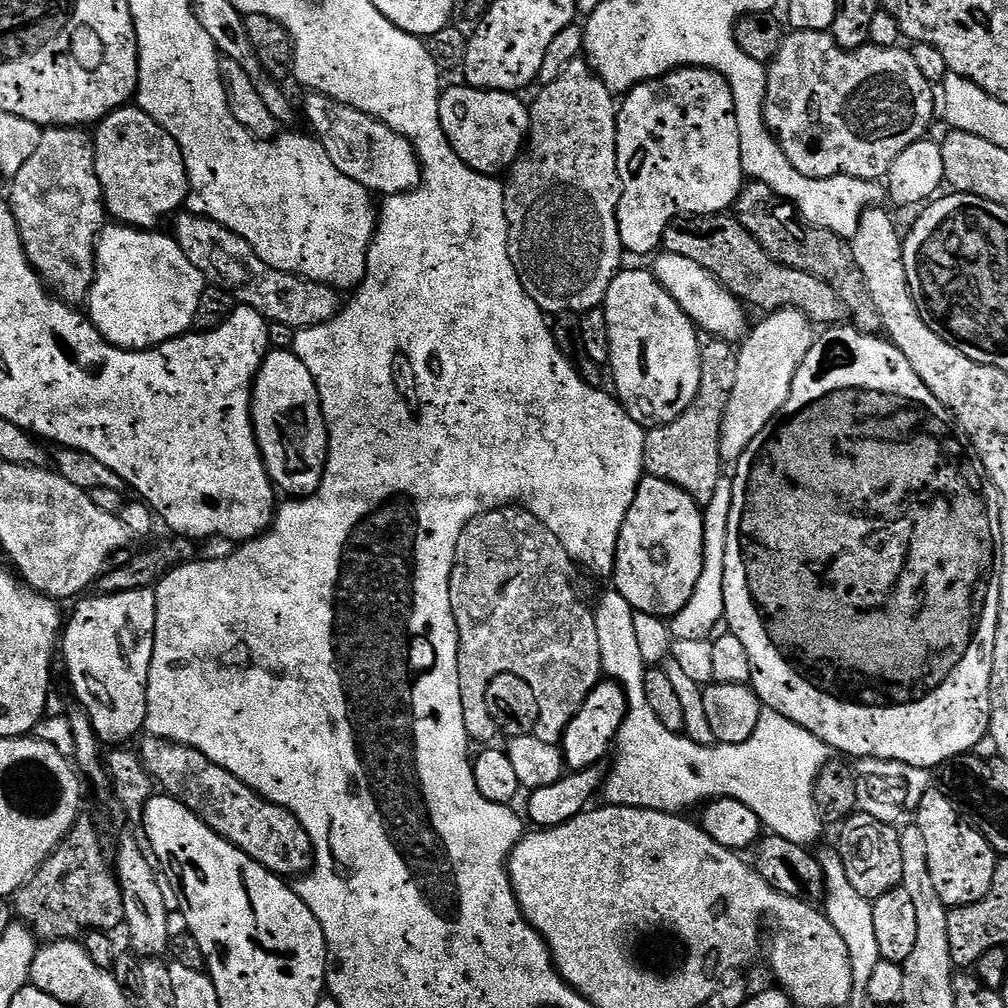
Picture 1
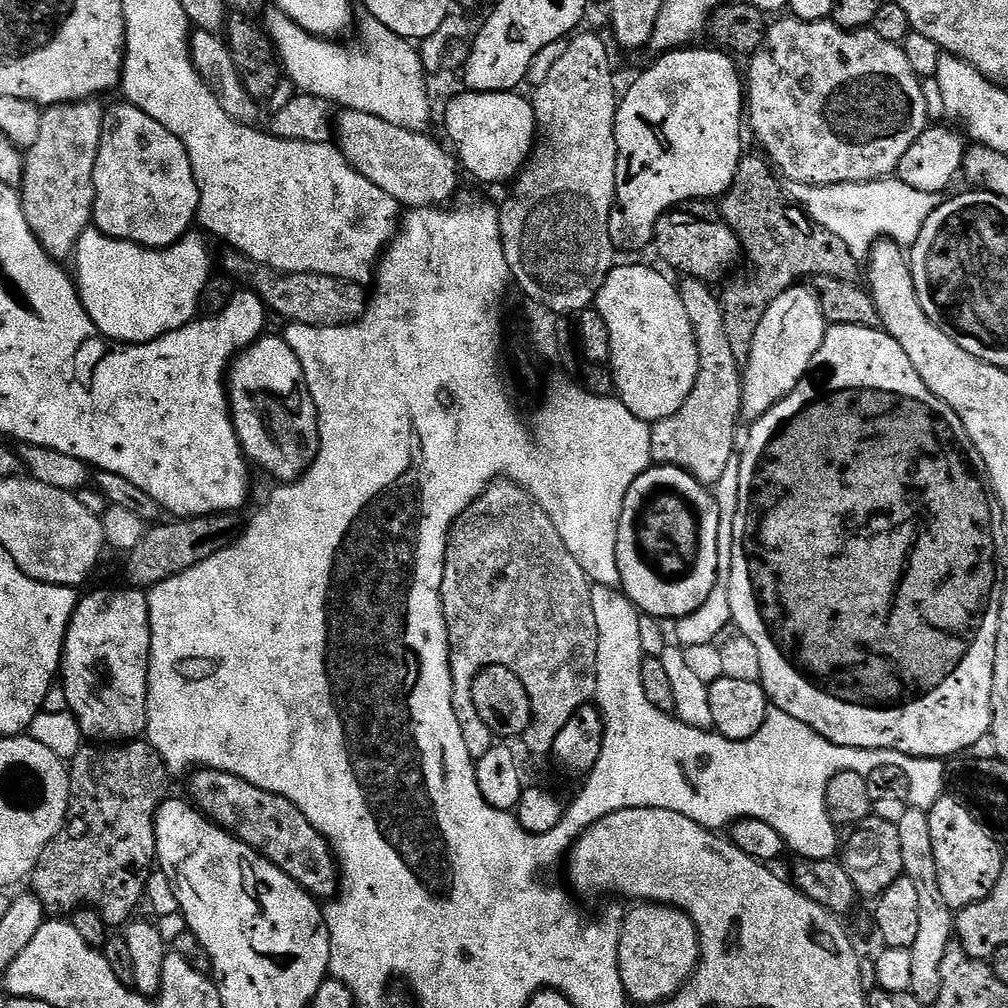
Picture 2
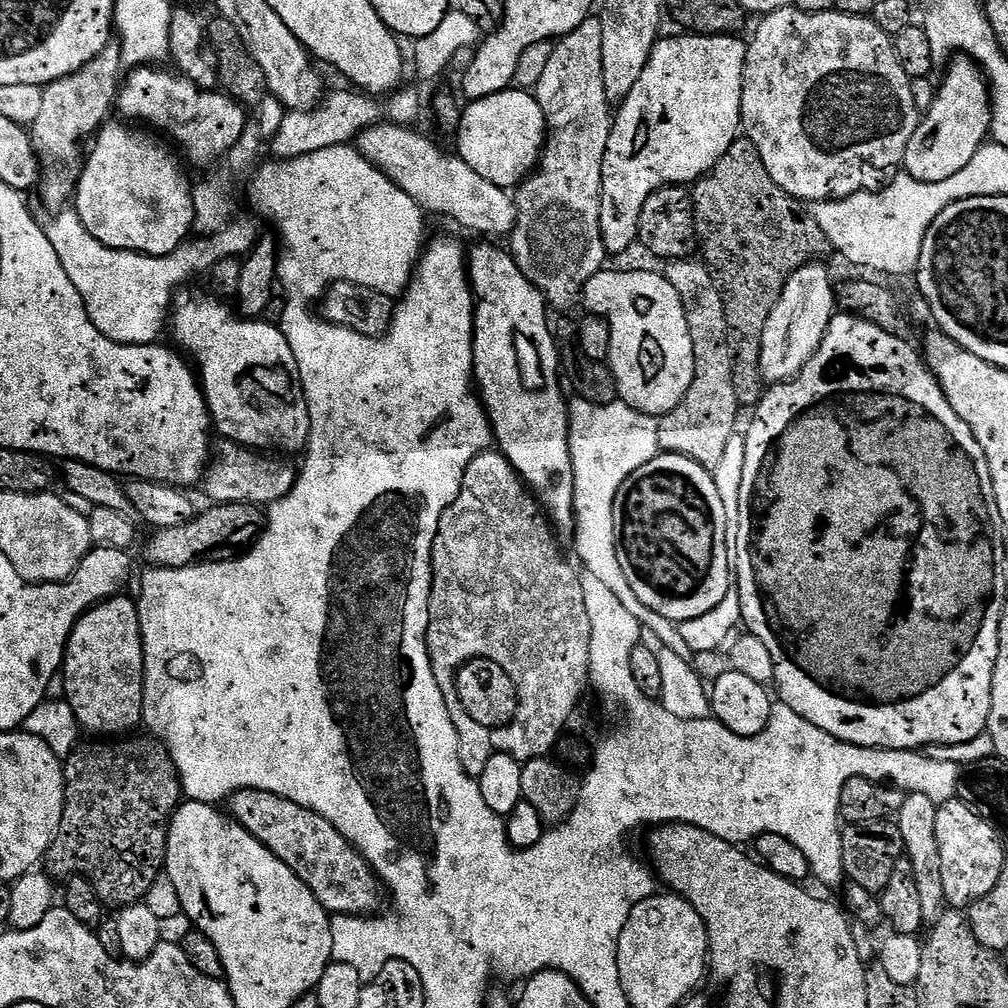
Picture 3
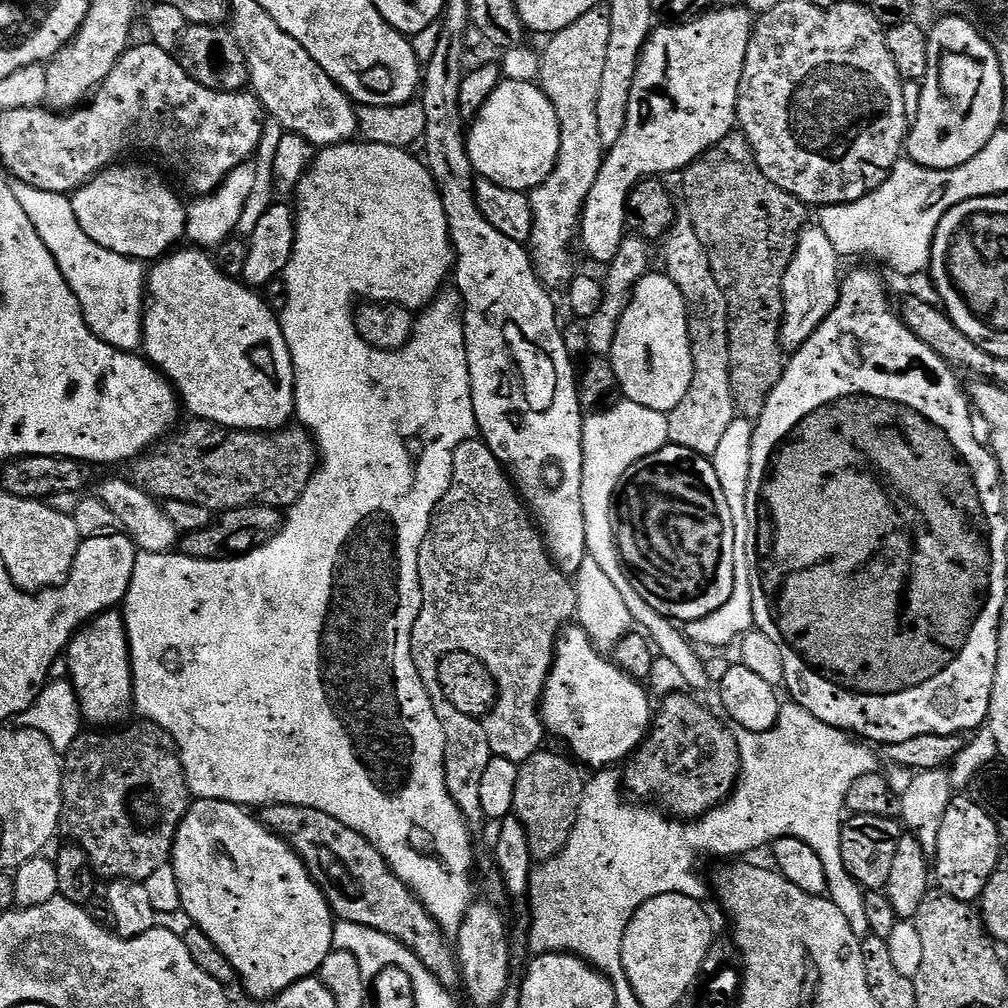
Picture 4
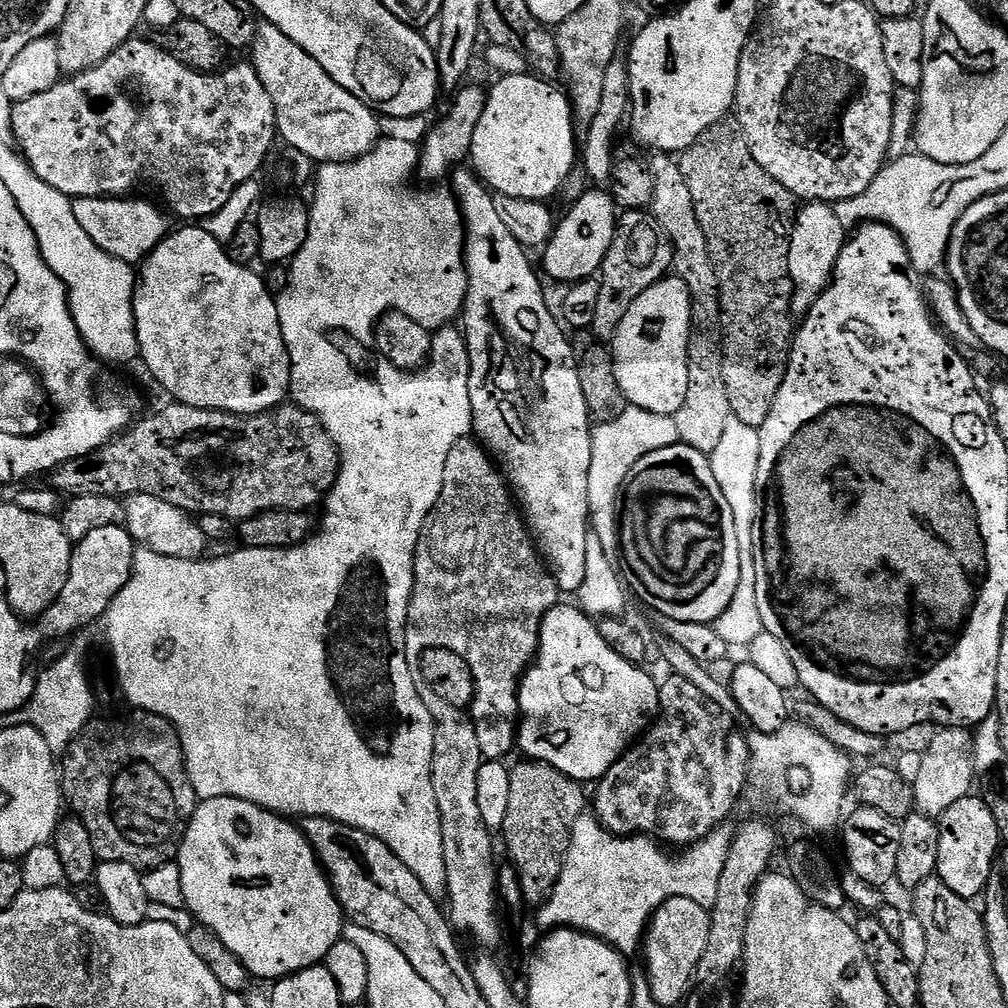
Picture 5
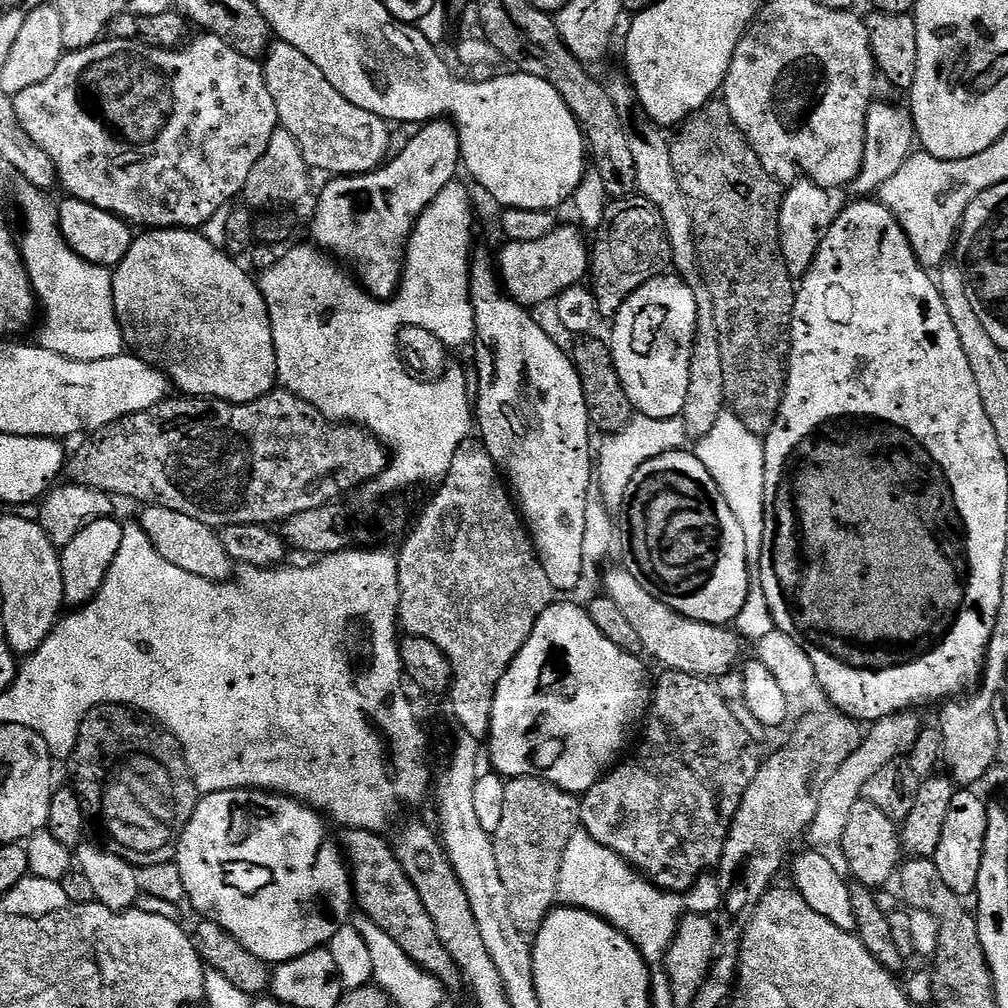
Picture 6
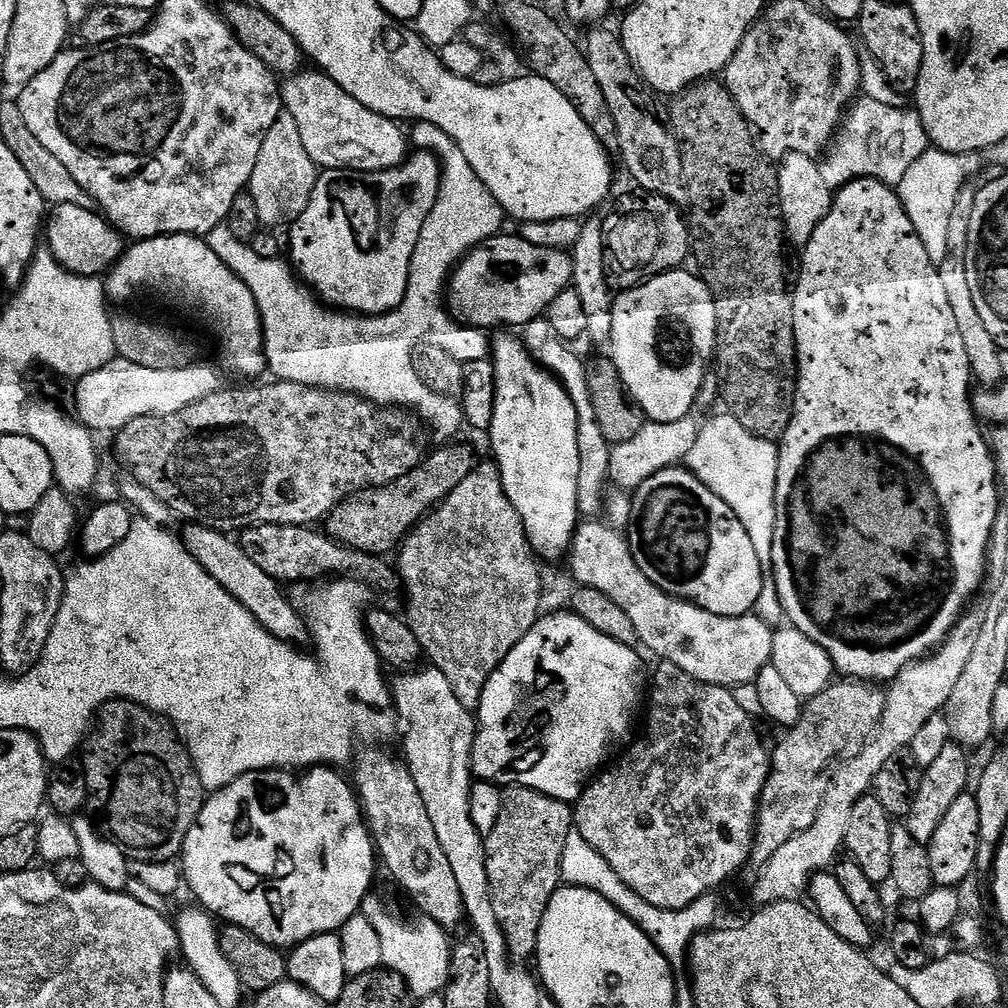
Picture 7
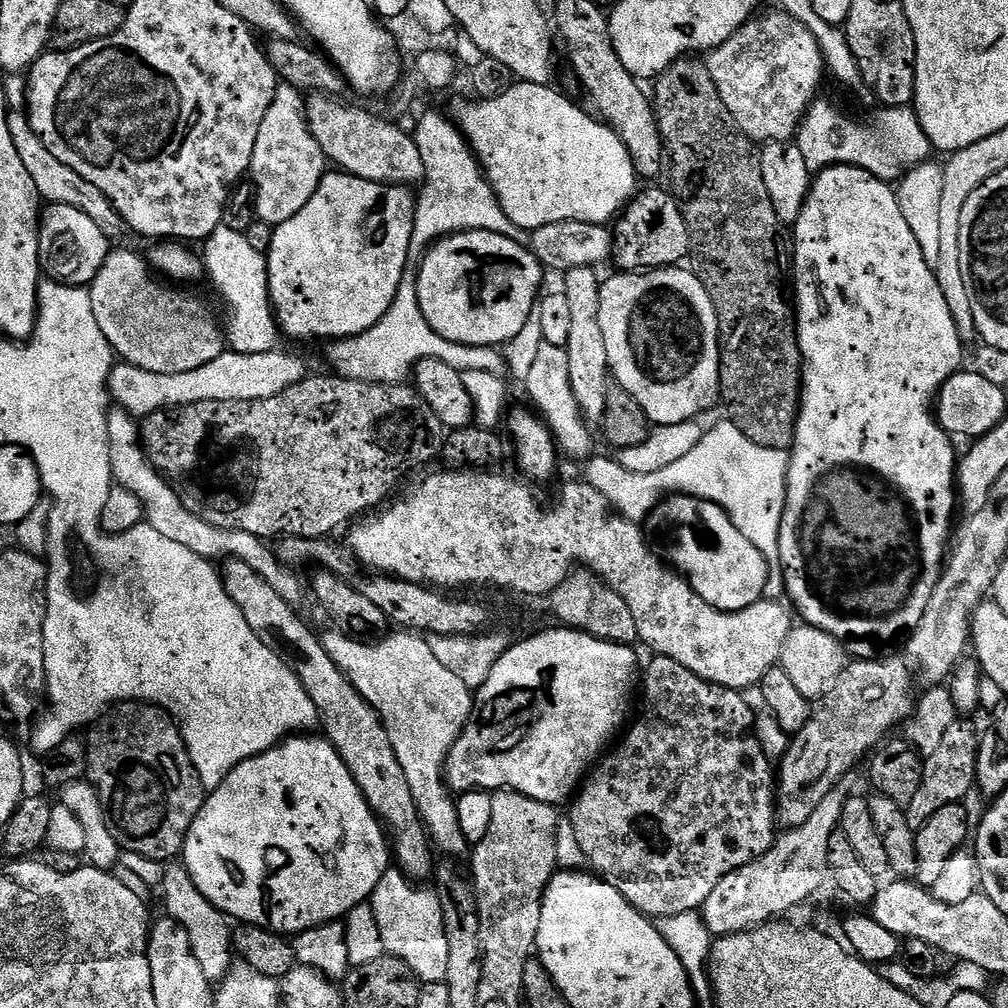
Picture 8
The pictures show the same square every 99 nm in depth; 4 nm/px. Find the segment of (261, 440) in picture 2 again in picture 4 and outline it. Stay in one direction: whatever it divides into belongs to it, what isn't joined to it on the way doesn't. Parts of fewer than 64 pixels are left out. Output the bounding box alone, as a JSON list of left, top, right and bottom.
[143,246,296,434]

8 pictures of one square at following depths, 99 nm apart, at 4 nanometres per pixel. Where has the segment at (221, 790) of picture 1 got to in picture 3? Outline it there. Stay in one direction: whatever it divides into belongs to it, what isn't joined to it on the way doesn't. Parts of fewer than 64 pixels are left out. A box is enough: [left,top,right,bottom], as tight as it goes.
[227,788,382,916]

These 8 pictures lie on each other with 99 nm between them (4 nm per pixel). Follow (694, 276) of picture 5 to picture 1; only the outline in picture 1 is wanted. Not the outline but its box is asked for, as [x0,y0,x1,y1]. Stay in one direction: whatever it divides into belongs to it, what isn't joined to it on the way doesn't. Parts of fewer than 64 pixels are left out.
[642,334,738,506]

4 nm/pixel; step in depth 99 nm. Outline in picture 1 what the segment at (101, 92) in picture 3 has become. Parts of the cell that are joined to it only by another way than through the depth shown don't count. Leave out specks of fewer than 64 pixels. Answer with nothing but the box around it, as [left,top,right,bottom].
[10,126,106,306]

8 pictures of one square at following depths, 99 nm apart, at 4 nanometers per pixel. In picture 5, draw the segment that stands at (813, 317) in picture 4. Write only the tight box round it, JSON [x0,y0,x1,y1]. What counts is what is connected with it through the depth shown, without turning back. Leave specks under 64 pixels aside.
[790,202,846,314]

